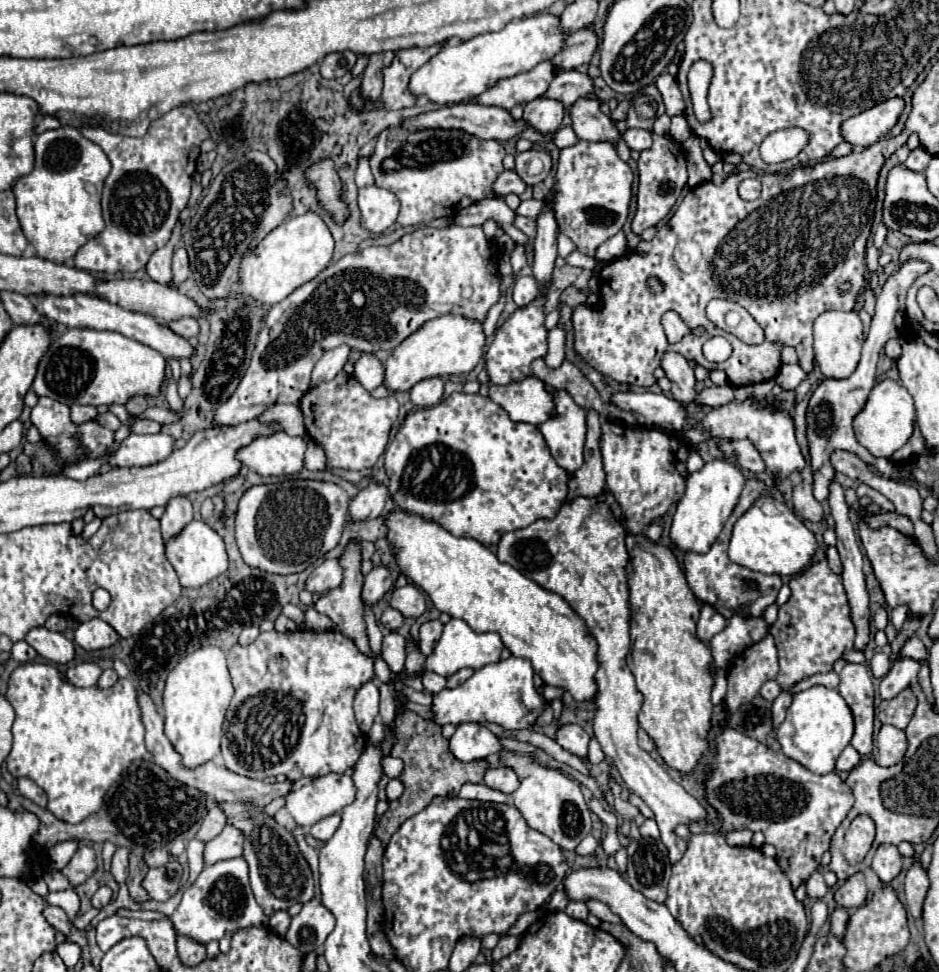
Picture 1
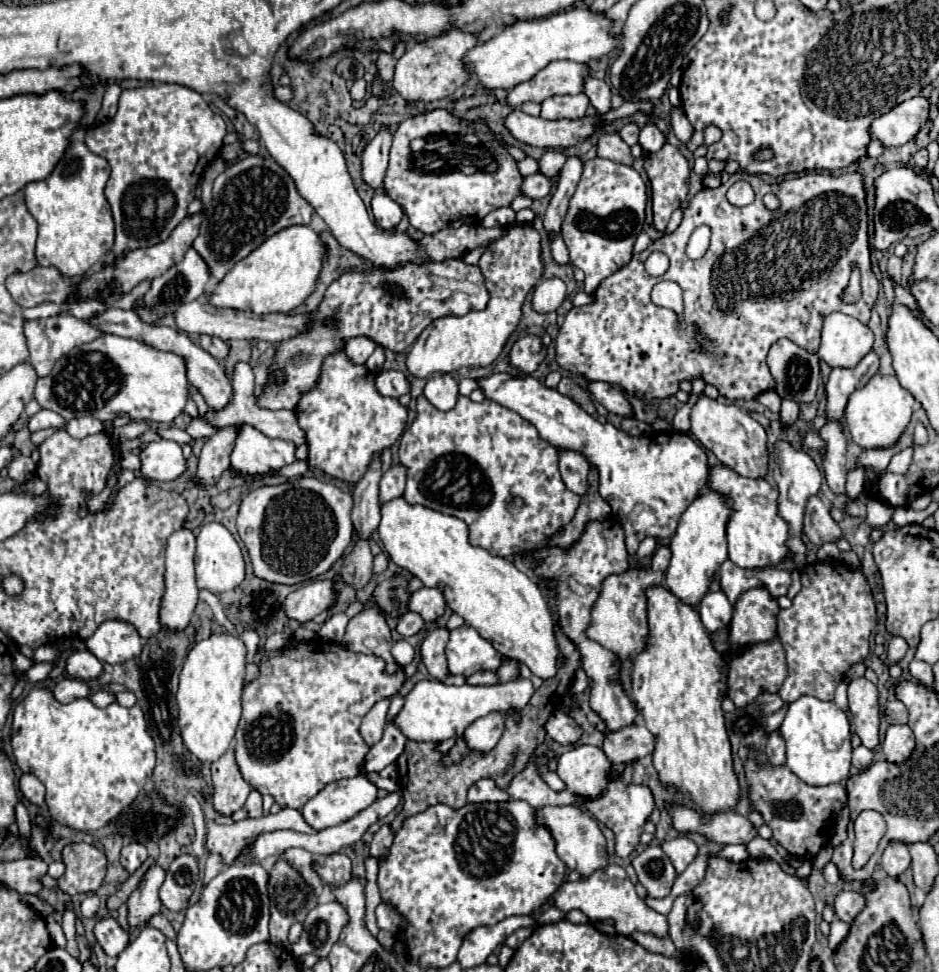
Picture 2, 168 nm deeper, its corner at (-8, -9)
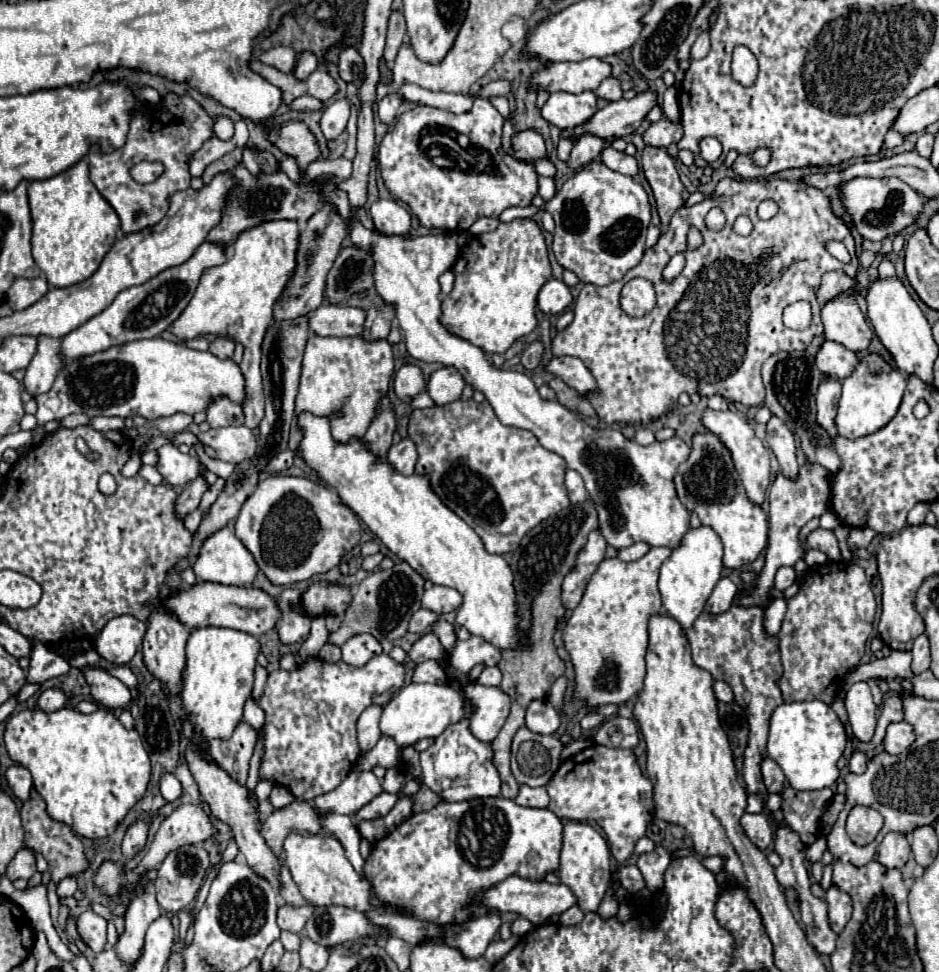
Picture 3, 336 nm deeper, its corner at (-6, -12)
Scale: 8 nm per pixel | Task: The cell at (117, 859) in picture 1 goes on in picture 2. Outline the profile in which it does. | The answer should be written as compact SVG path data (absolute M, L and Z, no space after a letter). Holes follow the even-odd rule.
M127 843L121 849L121 865L133 873L135 869L141 867L141 863L147 859L147 849L141 843Z

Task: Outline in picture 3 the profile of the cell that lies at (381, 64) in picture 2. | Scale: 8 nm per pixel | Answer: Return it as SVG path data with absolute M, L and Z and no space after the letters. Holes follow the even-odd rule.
M391 12L389 30L387 30L387 44L385 44L385 54L383 54L389 68L393 68L393 62L395 62L395 56L397 56L401 44L403 44L405 32L407 32L407 28L405 28L403 14L401 12Z

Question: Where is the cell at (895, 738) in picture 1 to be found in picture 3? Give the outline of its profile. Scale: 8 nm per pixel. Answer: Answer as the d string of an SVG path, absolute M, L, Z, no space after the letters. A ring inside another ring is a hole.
M899 722L887 726L887 734L883 738L883 746L887 754L905 754L913 742L915 742L915 732L911 724Z

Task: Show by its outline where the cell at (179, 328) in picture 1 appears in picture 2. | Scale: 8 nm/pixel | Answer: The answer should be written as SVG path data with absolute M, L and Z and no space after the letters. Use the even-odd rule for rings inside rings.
M201 335L201 343L199 343L205 351L209 351L217 361L223 361L225 355L229 353L229 345L217 337L209 337L209 335Z

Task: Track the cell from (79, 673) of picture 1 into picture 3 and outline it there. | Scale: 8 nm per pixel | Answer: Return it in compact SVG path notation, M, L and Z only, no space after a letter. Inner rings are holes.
M49 688L49 690L43 690L39 700L37 700L37 706L45 712L55 712L59 708L65 708L69 704L69 698L63 690L59 688Z

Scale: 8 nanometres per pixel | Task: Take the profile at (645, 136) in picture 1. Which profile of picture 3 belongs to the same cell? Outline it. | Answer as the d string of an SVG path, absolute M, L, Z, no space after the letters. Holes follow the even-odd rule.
M661 118L659 122L651 124L645 134L643 134L643 142L647 146L655 146L655 148L665 148L671 142L679 142L679 138L683 136L683 128L679 124L669 122L667 118Z

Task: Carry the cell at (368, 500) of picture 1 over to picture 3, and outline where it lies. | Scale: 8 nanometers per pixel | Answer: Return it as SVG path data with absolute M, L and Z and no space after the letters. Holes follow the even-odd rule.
M403 438L399 444L393 444L389 454L387 454L387 462L399 474L405 474L405 476L413 474L413 468L415 468L415 462L417 462L415 444L409 438Z

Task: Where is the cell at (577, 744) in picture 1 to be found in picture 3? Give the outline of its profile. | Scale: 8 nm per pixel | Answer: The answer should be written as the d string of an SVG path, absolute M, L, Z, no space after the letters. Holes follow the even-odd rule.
M535 700L527 708L525 726L531 732L537 732L537 734L555 734L559 730L559 726L561 726L561 718L559 718L557 710L549 702Z

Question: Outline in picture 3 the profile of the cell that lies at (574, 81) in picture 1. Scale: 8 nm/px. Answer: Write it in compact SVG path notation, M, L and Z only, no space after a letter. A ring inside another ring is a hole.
M607 78L599 84L599 88L595 90L595 96L597 98L603 98L607 102L613 102L613 100L619 100L621 98L621 88L619 88L619 82L615 78Z

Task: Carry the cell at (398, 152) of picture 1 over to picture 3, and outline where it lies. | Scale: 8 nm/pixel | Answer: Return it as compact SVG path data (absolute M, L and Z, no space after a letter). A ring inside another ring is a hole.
M475 98L473 108L465 114L417 106L401 114L395 126L381 140L377 154L381 178L389 194L395 200L405 202L421 226L433 230L441 228L445 232L465 232L479 218L499 218L505 208L529 206L537 196L537 172L501 148L501 128L503 116L485 98Z

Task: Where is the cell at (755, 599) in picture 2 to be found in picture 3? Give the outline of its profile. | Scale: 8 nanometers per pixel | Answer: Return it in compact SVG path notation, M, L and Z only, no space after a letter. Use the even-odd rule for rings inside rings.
M805 462L803 466L799 466L799 474L795 478L787 478L783 474L777 474L771 492L769 492L769 544L767 544L767 554L765 554L765 566L757 576L757 582L747 588L739 600L737 606L741 608L751 608L751 606L759 606L759 608L767 608L771 604L771 588L773 588L773 578L775 572L781 566L795 566L799 560L805 558L805 550L803 544L799 540L799 532L801 528L815 516L823 516L827 510L831 510L831 474L827 474L827 470L823 470L823 466L815 464L815 462Z

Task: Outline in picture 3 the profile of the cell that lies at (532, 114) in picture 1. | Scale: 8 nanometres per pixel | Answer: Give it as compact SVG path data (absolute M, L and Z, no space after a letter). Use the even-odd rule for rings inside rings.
M555 92L541 108L541 116L557 128L571 128L591 118L595 110L597 110L597 98L593 92L583 94Z

